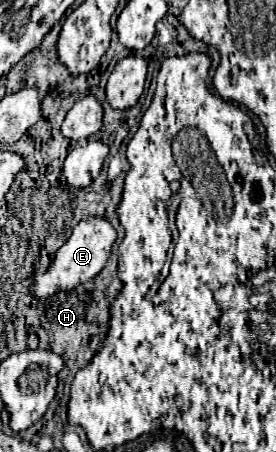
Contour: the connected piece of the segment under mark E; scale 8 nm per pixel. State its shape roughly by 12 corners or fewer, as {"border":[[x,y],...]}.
{"border":[[78,222],[30,292],[48,300],[104,268],[116,230]]}

